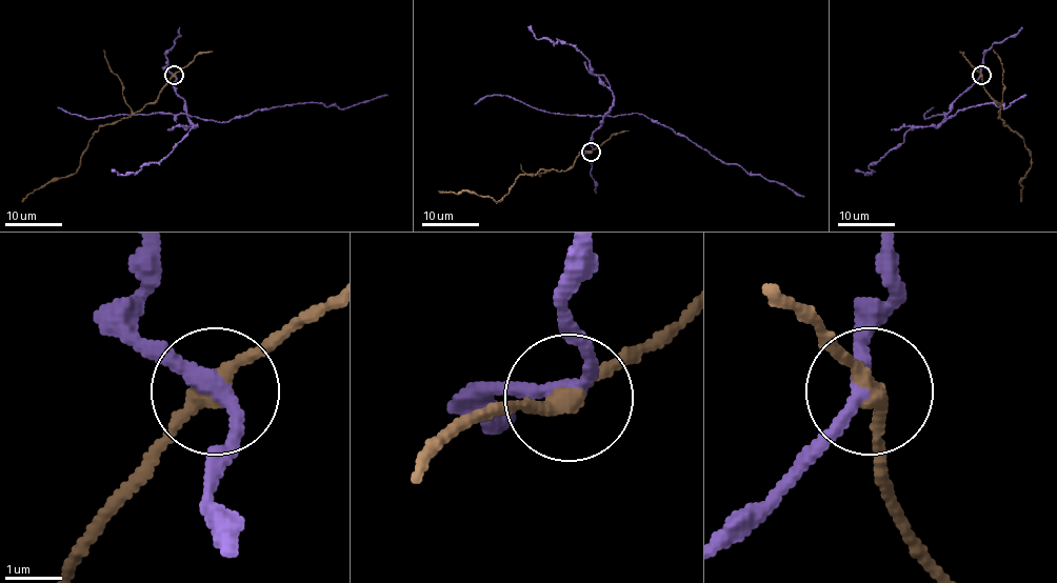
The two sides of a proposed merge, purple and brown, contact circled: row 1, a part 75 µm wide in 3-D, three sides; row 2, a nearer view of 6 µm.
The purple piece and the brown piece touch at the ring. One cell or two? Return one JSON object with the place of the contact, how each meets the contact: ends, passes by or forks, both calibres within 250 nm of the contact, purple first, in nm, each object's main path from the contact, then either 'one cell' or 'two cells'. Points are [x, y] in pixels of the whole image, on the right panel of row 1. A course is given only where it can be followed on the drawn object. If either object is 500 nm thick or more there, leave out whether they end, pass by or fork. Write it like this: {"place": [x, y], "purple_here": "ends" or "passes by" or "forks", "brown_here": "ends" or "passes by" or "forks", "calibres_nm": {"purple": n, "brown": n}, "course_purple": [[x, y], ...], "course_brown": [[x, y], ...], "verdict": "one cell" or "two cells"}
{"place": [981, 75], "purple_here": "passes by", "brown_here": "passes by", "calibres_nm": {"purple": 240, "brown": 300}, "course_purple": [[980, 76], [954, 101], [943, 122], [960, 109], [989, 102], [1005, 108], [1025, 94]], "course_brown": [[981, 76], [982, 87], [1000, 104], [998, 117], [1024, 139], [1031, 158], [1020, 181], [1020, 202]], "verdict": "two cells"}

